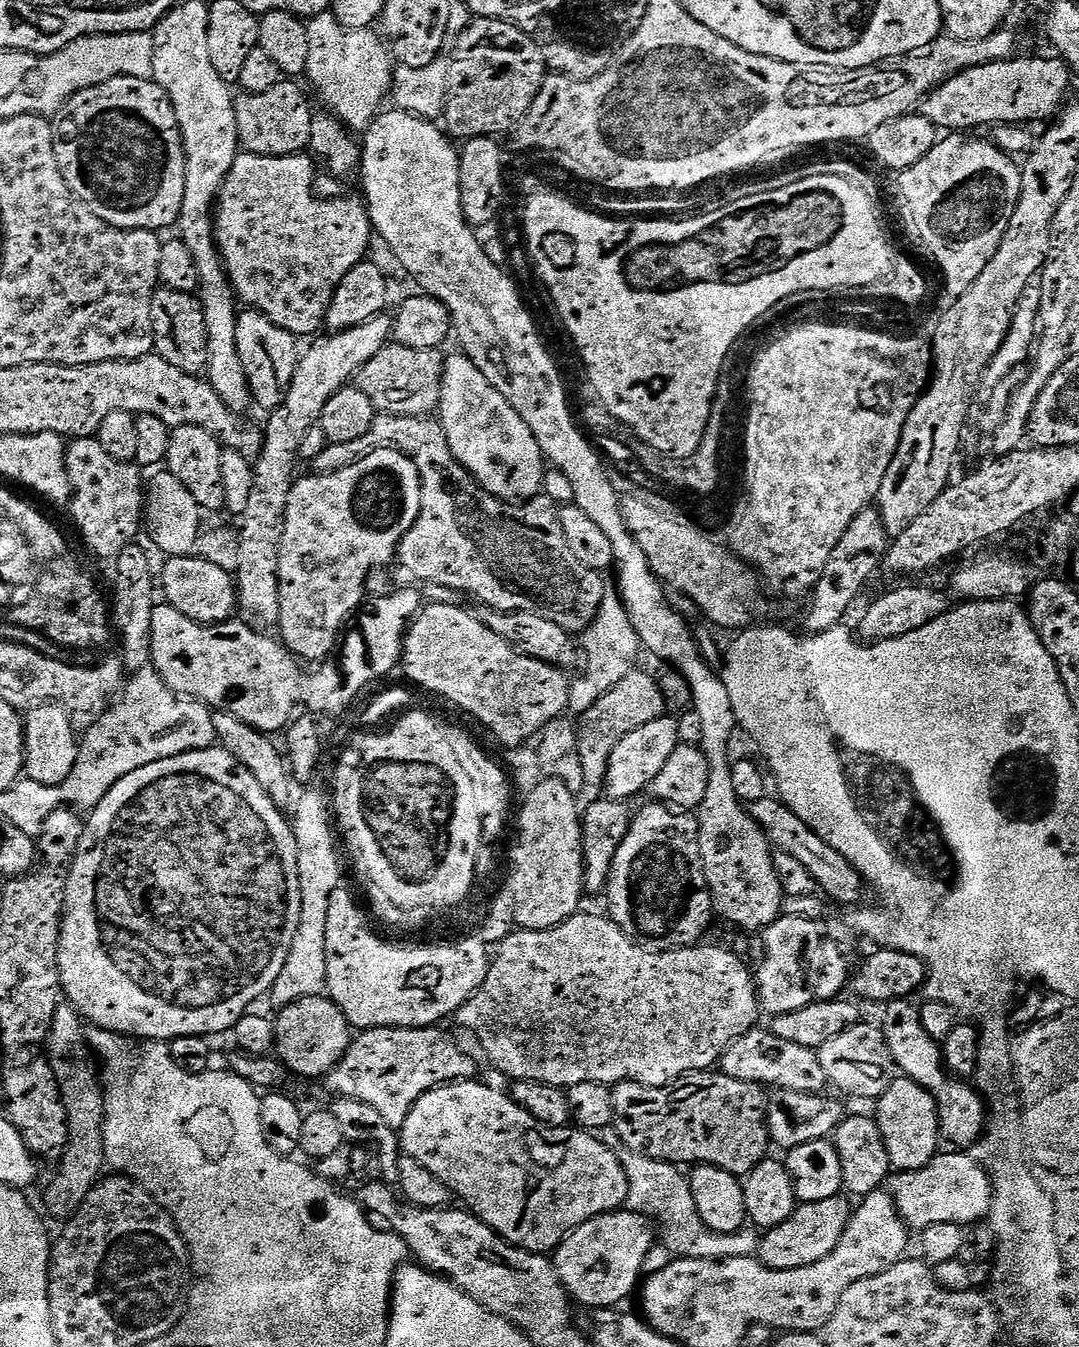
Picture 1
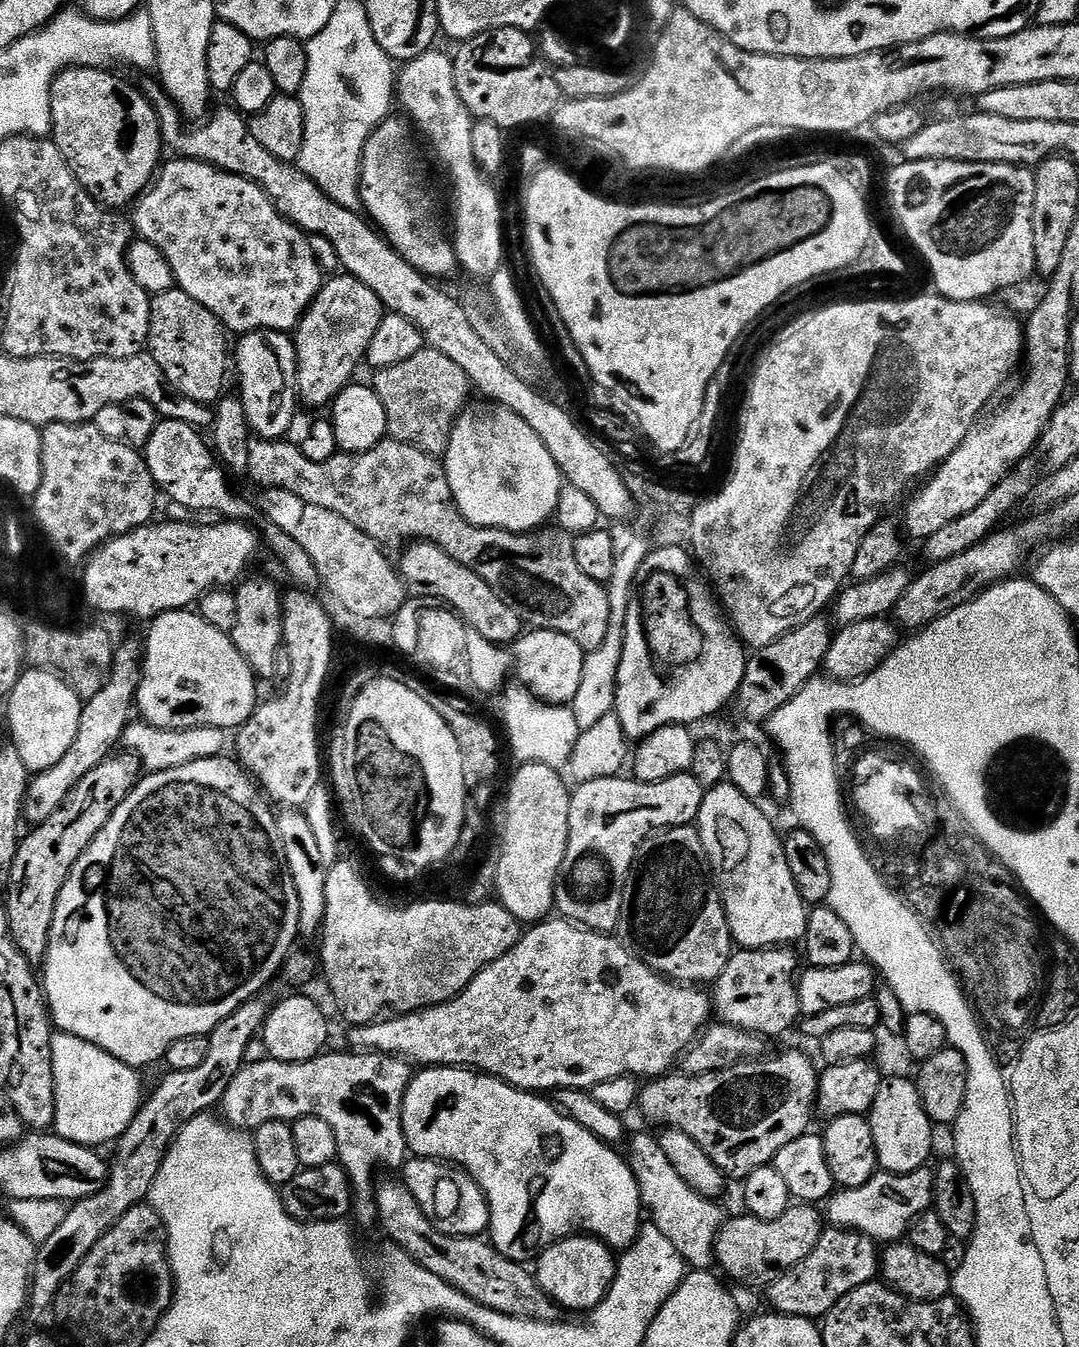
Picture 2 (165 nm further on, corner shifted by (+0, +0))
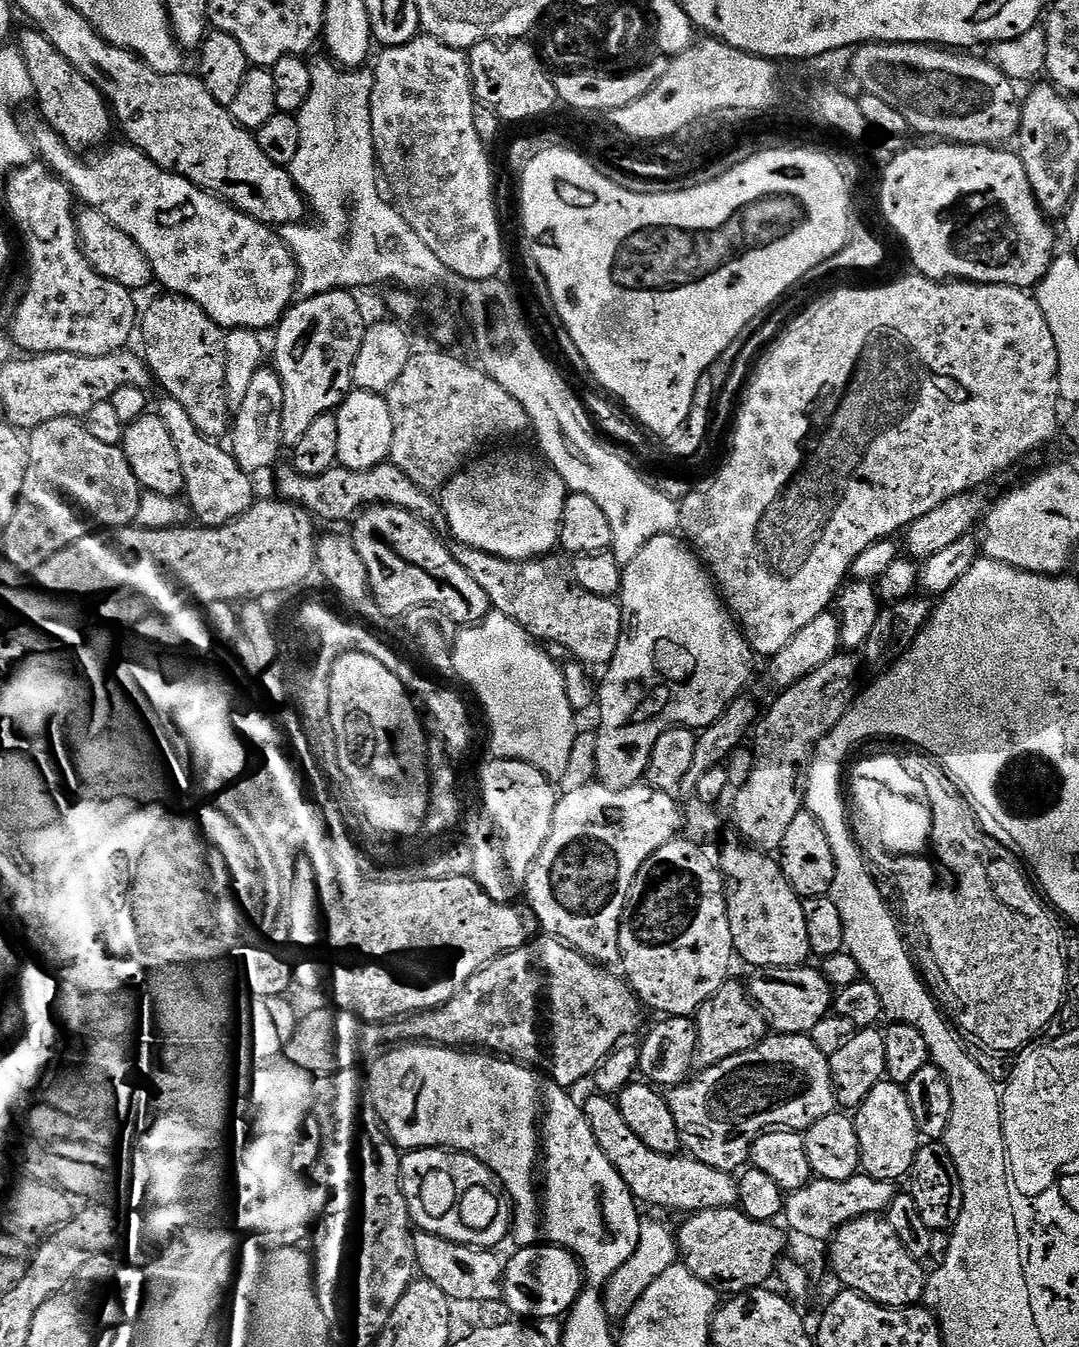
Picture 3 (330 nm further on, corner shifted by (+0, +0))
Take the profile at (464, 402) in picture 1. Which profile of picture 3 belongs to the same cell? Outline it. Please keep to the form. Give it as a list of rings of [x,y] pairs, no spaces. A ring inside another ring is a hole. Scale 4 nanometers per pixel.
[[[500,452],[477,464],[469,463],[443,485],[442,507],[448,519],[447,529],[456,535],[459,543],[469,544],[472,548],[507,560],[531,560],[547,556],[559,545],[562,510],[570,491],[558,473],[539,455],[536,456],[528,452]]]

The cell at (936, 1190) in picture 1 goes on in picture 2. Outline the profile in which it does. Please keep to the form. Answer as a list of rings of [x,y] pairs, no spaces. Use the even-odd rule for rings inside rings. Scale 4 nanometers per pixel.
[[[928,1166],[910,1174],[877,1171],[866,1186],[833,1191],[826,1201],[827,1223],[833,1228],[851,1228],[866,1234],[880,1246],[903,1241],[914,1218],[932,1208],[935,1182],[936,1173]]]

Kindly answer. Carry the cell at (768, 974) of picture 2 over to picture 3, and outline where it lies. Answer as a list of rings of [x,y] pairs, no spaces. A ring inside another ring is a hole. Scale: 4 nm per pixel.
[[[736,978],[729,979],[713,994],[712,999],[700,1009],[695,1021],[696,1027],[700,1029],[698,1056],[705,1065],[716,1064],[719,1060],[758,1046],[770,1032],[770,1024],[764,1012],[752,999],[749,989],[745,985],[743,988]]]

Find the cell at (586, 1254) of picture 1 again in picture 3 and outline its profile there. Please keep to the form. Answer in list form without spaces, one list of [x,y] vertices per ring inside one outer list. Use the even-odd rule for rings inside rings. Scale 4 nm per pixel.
[[[555,1244],[524,1246],[516,1251],[520,1252],[514,1253],[512,1260],[510,1256],[504,1271],[504,1294],[502,1300],[503,1303],[508,1303],[509,1310],[517,1312],[520,1315],[517,1317],[524,1318],[529,1308],[536,1315],[535,1319],[537,1321],[555,1320],[571,1312],[580,1293],[586,1287],[586,1273],[577,1256],[573,1252],[569,1252],[567,1248]]]

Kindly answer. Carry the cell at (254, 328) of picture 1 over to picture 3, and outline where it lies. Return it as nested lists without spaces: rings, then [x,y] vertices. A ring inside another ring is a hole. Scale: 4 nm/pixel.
[[[265,366],[254,374],[250,381],[250,390],[246,390],[246,398],[234,416],[234,427],[230,437],[236,443],[234,455],[236,461],[247,468],[249,473],[257,474],[263,468],[271,469],[280,456],[280,448],[284,444],[282,438],[282,412],[284,410],[284,382],[275,367]]]

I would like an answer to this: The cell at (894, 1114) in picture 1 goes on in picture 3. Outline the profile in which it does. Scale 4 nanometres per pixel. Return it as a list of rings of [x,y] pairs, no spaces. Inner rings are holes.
[[[887,1078],[881,1080],[855,1109],[854,1119],[860,1143],[861,1169],[875,1180],[900,1182],[903,1176],[905,1179],[911,1173],[922,1143],[920,1125],[914,1118],[905,1085]]]

